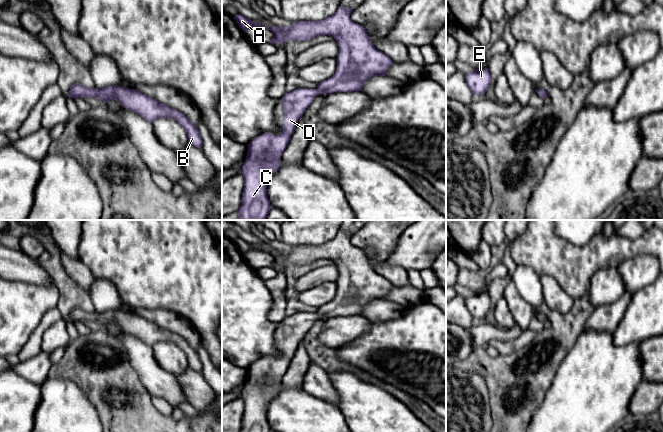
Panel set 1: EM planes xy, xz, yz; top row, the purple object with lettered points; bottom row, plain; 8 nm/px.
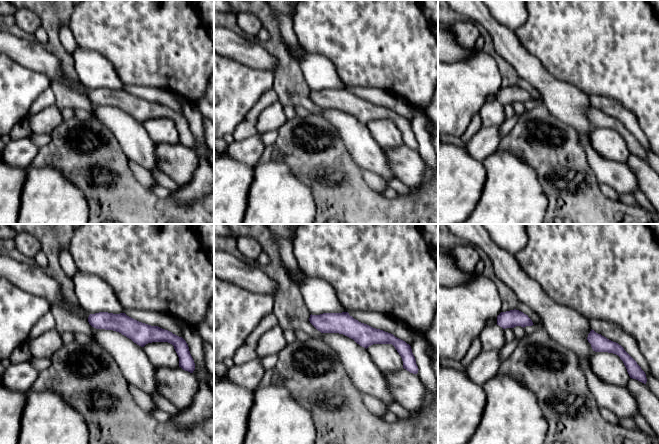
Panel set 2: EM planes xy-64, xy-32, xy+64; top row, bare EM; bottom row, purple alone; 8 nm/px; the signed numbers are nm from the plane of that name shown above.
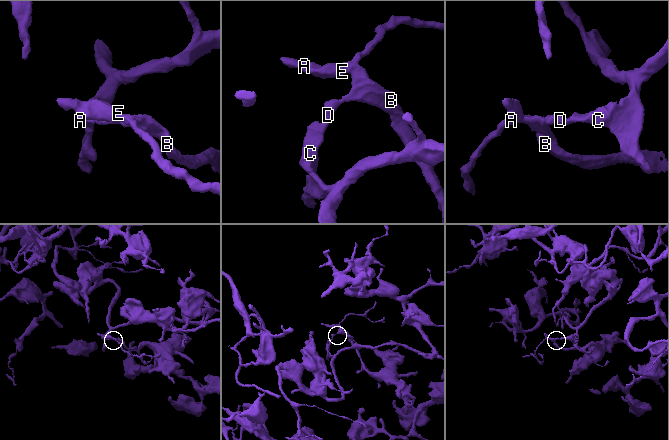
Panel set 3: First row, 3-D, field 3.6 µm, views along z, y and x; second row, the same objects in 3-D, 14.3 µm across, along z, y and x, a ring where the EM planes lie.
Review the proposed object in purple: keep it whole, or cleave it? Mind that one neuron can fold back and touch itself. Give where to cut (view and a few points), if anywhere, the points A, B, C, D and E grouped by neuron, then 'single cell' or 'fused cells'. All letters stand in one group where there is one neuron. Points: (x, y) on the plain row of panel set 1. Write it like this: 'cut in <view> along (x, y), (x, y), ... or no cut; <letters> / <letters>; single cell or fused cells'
no cut; A B C D E; single cell

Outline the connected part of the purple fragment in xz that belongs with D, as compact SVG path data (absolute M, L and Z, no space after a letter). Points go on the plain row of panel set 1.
M340 230L337 235L328 242L320 245L297 245L292 247L289 251L259 249L241 238L237 238L234 241L243 255L255 250L272 255L274 258L270 265L272 268L278 266L285 269L289 263L304 265L317 260L328 259L337 265L339 271L337 293L331 302L318 307L316 313L298 312L292 316L285 317L281 322L285 337L282 356L277 360L274 360L272 357L264 357L254 362L247 369L247 380L240 395L240 398L242 398L245 403L240 432L272 432L267 419L267 407L278 394L281 387L281 380L289 368L298 345L302 342L305 334L311 329L317 319L327 319L334 316L362 315L362 310L368 303L373 300L385 300L385 296L391 290L393 285L371 267L365 252L352 245L350 241L352 233L353 231L345 232Z

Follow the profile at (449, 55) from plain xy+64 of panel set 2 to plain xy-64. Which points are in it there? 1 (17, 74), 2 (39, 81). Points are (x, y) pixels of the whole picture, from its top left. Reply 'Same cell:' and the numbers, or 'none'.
Same cell: none

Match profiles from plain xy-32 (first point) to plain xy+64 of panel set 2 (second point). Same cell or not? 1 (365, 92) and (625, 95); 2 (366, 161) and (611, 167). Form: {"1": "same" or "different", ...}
{"1": "different", "2": "same"}

